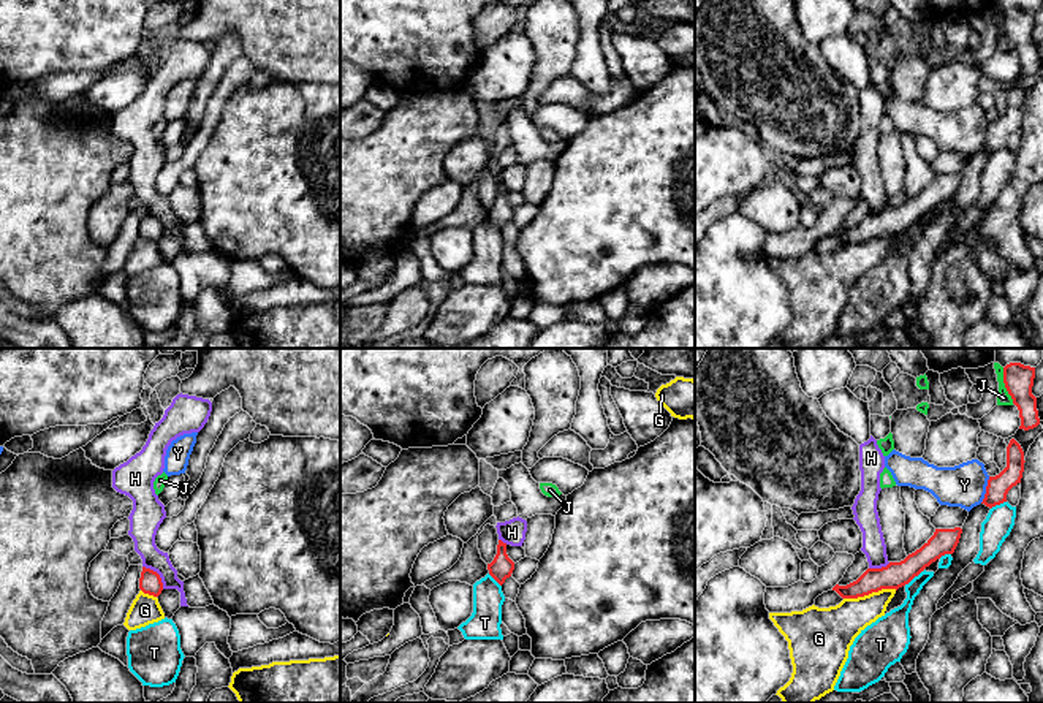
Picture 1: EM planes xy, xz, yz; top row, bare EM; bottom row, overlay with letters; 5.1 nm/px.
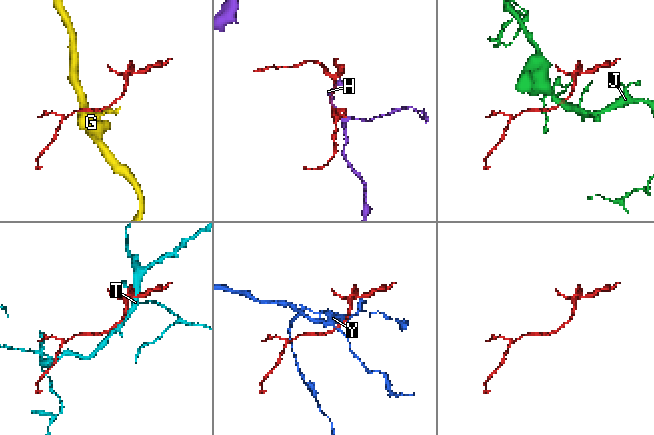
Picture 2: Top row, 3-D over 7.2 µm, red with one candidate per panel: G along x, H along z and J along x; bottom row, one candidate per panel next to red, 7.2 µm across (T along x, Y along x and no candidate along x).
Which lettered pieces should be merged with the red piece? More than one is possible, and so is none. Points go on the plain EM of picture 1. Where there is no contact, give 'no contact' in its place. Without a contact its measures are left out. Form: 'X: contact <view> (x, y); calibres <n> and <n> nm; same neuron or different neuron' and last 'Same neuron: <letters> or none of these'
G: contact yz (869, 238); calibres 140 and 220 nm; different neuron
H: contact xy (157, 219); calibres 110 and 140 nm; different neuron
J: contact yz (1005, 30); calibres 150 and 70 nm; different neuron
T: contact yz (912, 224); calibres 140 and 140 nm; different neuron
Y: contact yz (986, 135); calibres 120 and 220 nm; different neuron
Same neuron: none of these

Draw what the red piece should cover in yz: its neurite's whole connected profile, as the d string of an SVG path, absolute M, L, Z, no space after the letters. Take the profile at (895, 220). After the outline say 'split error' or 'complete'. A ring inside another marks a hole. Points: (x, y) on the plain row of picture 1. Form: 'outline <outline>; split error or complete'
outline M961 173L935 174L934 180L904 206L889 207L882 214L867 214L856 226L847 231L836 230L833 236L842 244L858 244L882 234L897 236L942 201L953 200L961 179Z; complete

